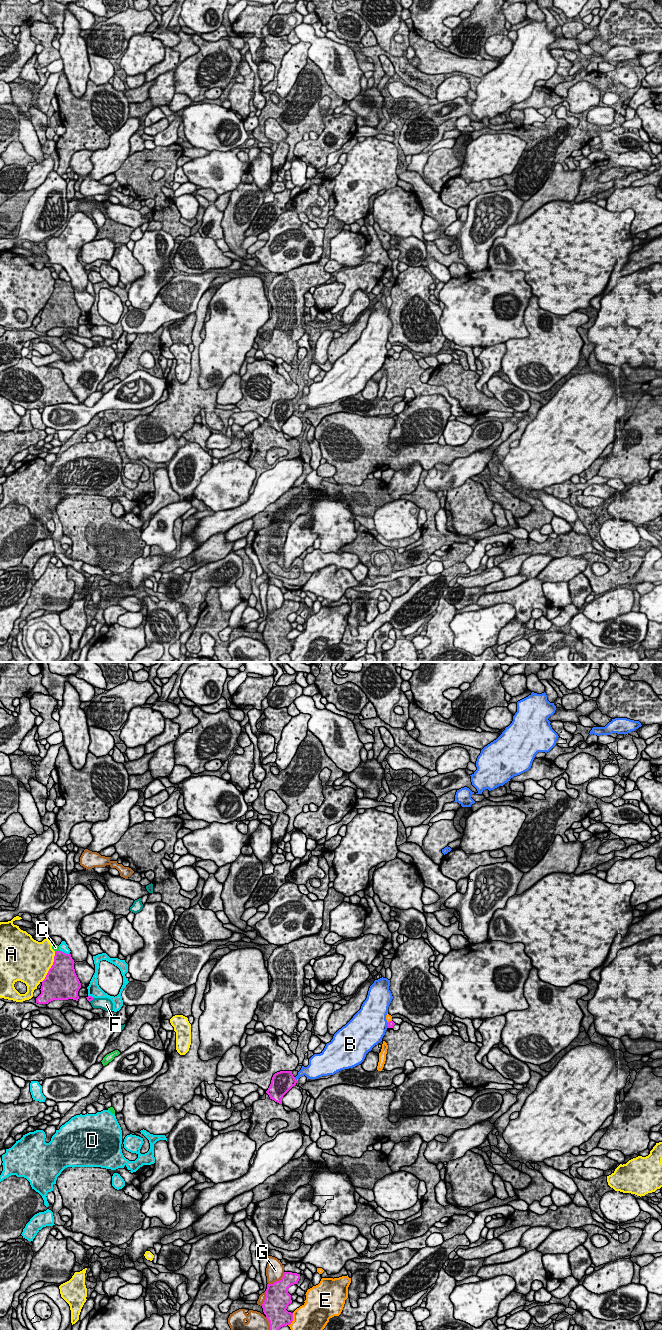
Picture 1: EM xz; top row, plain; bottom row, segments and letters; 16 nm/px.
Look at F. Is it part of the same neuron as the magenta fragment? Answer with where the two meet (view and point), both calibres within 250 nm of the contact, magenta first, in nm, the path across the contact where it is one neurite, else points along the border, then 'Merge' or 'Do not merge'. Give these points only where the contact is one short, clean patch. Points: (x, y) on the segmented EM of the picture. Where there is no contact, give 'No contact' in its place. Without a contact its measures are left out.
Touches magenta at xz (91, 1000). Thickness 90 nm (magenta) against 200 nm. Do not merge

